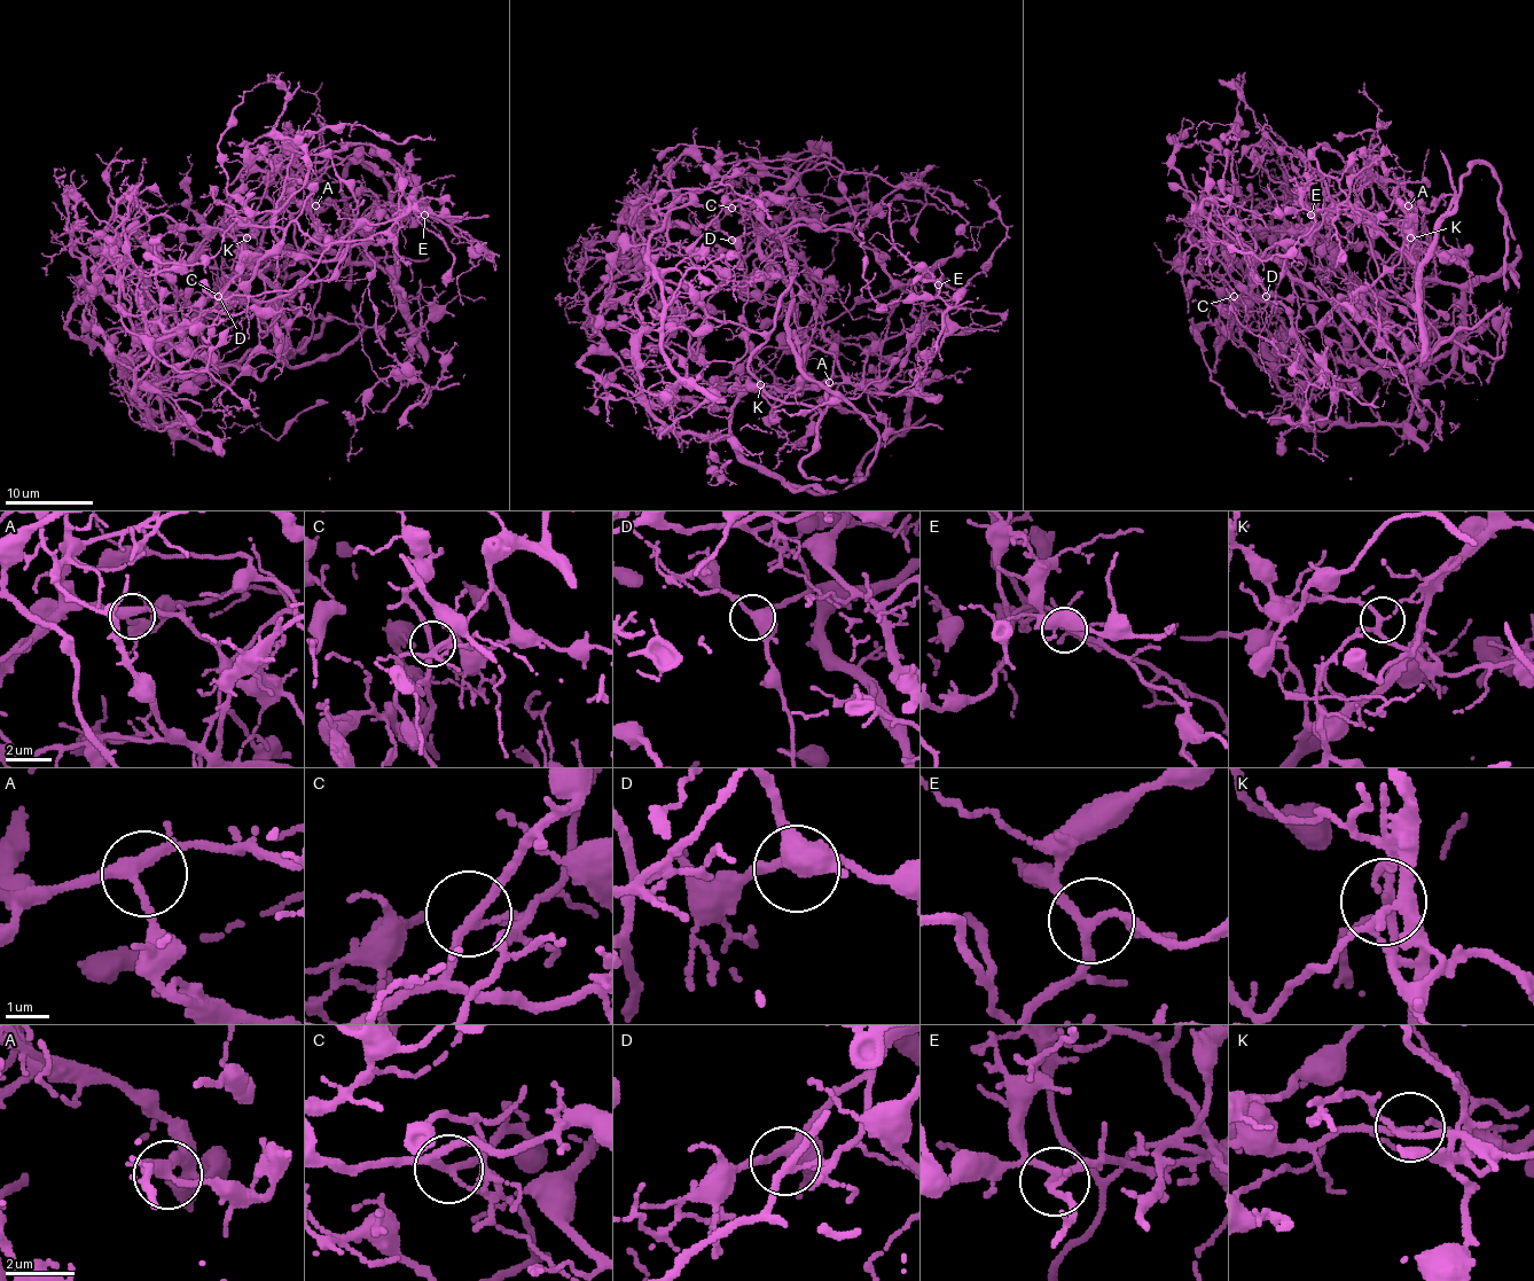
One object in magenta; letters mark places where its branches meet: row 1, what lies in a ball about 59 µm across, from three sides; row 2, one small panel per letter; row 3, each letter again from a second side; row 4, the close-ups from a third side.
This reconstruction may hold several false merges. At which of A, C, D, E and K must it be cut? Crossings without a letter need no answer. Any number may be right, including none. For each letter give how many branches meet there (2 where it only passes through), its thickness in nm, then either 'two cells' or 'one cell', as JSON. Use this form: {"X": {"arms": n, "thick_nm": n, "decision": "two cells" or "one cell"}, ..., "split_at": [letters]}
{"A": {"arms": 4, "thick_nm": 300, "decision": "one cell"}, "C": {"arms": 3, "thick_nm": 180, "decision": "one cell"}, "D": {"arms": 4, "thick_nm": 440, "decision": "one cell"}, "E": {"arms": 4, "thick_nm": 190, "decision": "one cell"}, "K": {"arms": 4, "thick_nm": 180, "decision": "two cells"}, "split_at": ["K"]}

